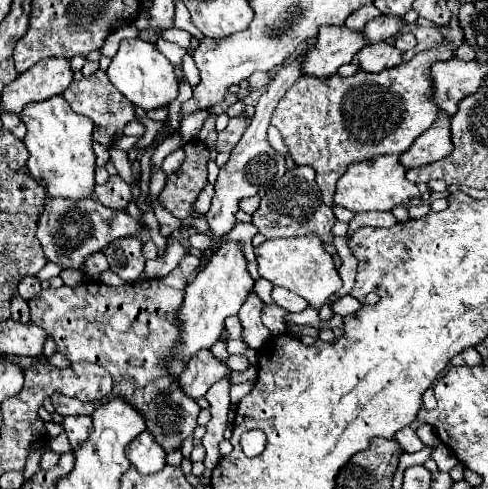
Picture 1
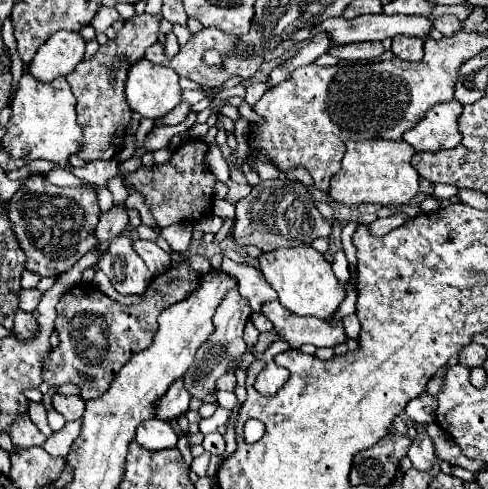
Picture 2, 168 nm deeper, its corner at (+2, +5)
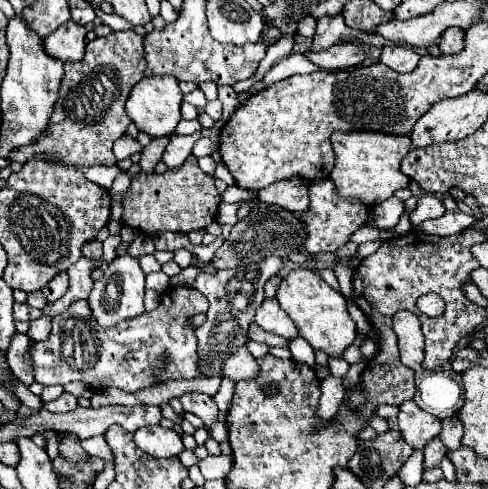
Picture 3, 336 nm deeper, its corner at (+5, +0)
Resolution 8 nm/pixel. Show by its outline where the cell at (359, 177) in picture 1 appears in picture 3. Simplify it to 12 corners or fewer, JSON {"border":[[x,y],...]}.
{"border":[[334,133],[342,199],[380,205],[410,177],[410,137]]}

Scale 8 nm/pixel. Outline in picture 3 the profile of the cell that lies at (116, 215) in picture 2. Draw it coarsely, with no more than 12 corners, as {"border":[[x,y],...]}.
{"border":[[88,241],[82,255],[90,259],[102,257],[102,241]]}

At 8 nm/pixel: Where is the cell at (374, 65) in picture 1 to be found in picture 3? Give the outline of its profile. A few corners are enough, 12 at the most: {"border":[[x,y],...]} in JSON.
{"border":[[338,43],[306,53],[320,69],[360,65],[368,55],[358,43]]}

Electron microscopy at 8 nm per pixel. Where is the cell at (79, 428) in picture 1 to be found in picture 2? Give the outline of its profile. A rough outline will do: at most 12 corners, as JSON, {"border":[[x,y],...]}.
{"border":[[55,394],[53,408],[65,420],[83,416],[81,396]]}

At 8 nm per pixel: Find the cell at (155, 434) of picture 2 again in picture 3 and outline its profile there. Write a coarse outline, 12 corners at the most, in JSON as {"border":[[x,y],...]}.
{"border":[[159,424],[138,429],[134,443],[152,457],[174,457],[180,435]]}

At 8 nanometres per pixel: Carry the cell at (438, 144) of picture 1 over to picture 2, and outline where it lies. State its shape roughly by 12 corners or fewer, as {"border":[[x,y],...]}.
{"border":[[457,100],[435,104],[403,134],[415,152],[461,142]]}

